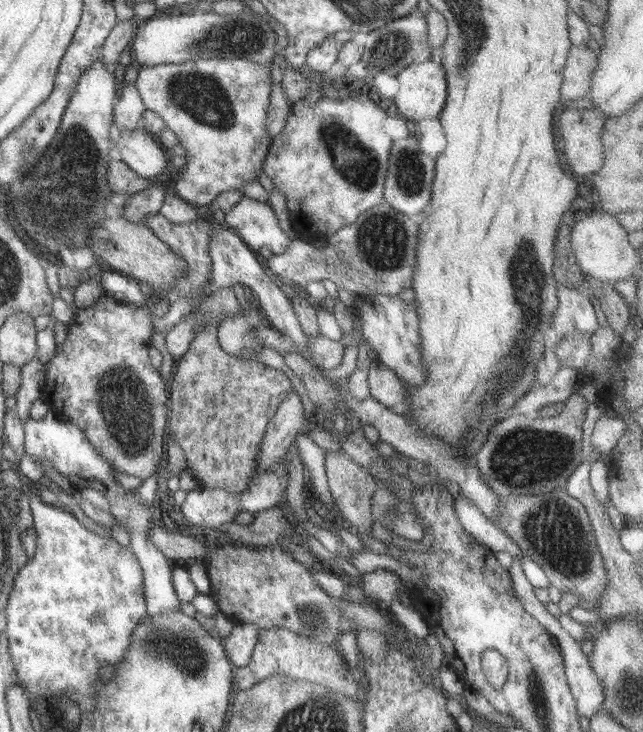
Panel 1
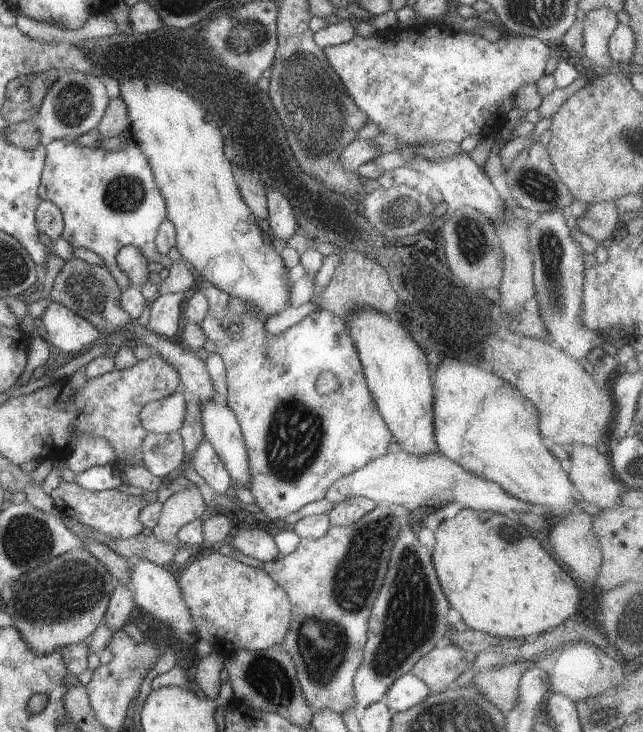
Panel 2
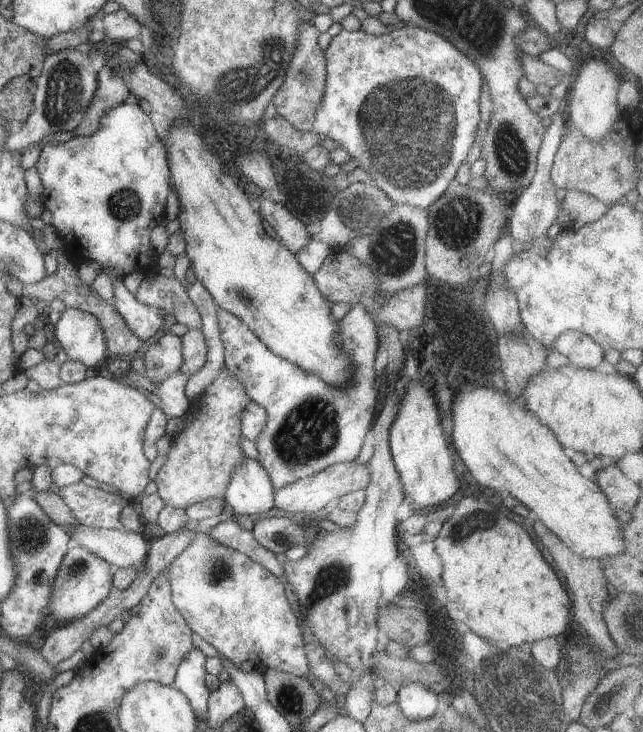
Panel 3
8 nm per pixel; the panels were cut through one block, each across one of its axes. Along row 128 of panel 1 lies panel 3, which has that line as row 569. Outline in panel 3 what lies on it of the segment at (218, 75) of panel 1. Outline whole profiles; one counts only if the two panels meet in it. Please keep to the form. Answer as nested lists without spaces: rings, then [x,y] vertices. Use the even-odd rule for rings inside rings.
[[[206,532],[194,534],[196,536],[188,544],[188,548],[182,554],[178,554],[166,570],[173,592],[174,606],[178,608],[192,633],[198,634],[198,637],[214,646],[221,658],[224,656],[236,668],[240,668],[240,664],[245,660],[250,660],[261,668],[280,670],[296,677],[314,677],[310,672],[298,618],[286,598],[282,582],[246,554],[214,542]]]

